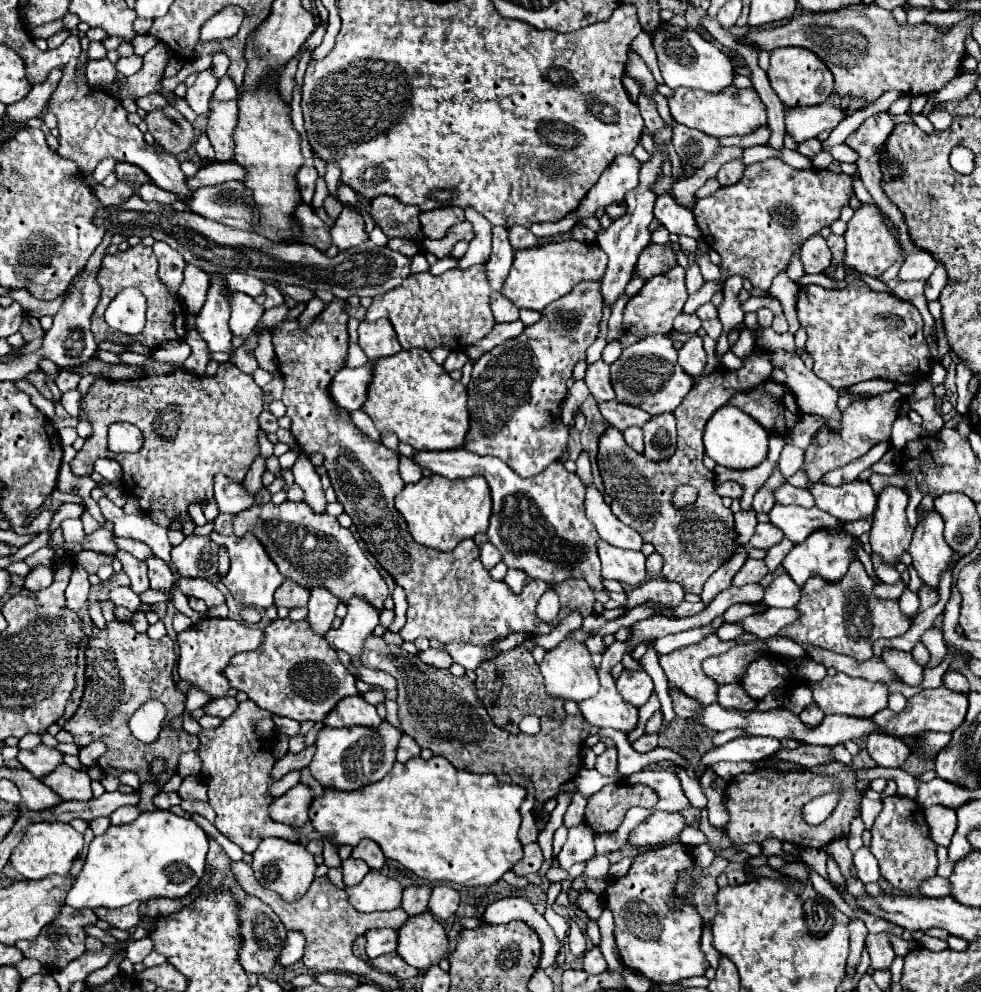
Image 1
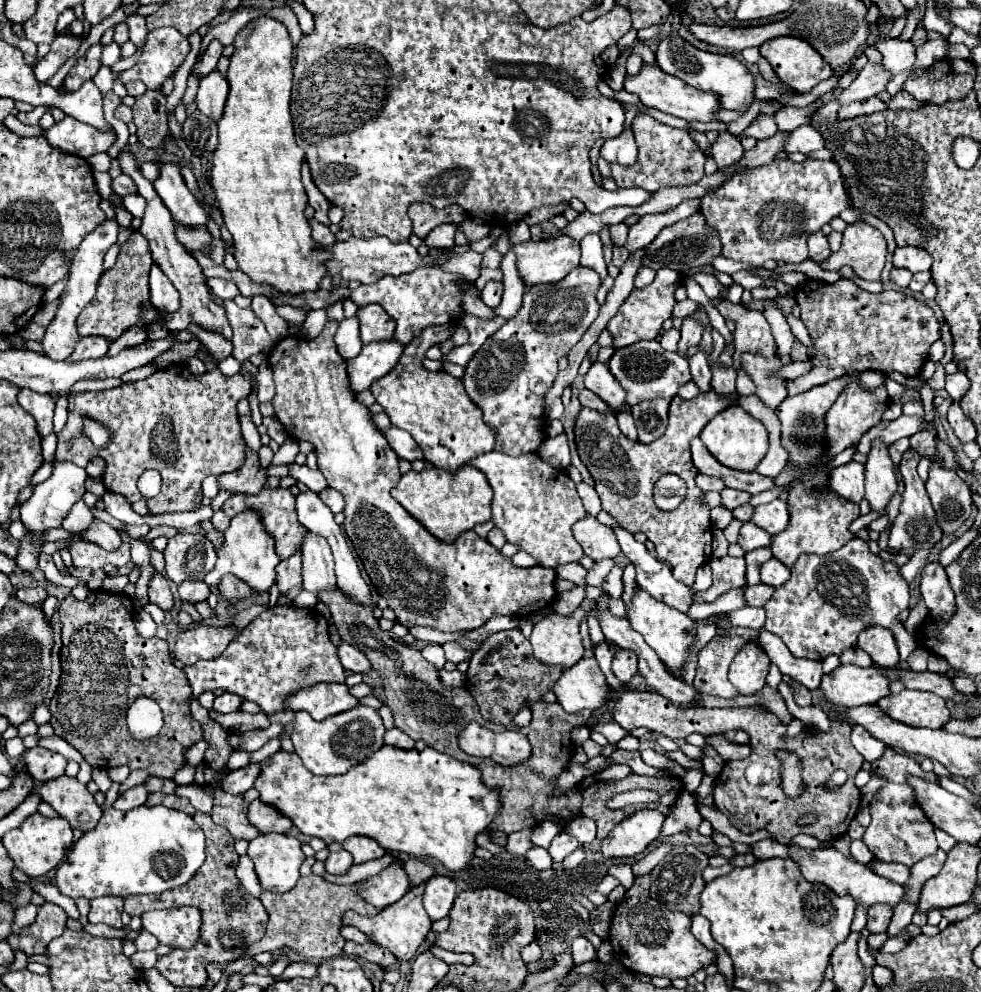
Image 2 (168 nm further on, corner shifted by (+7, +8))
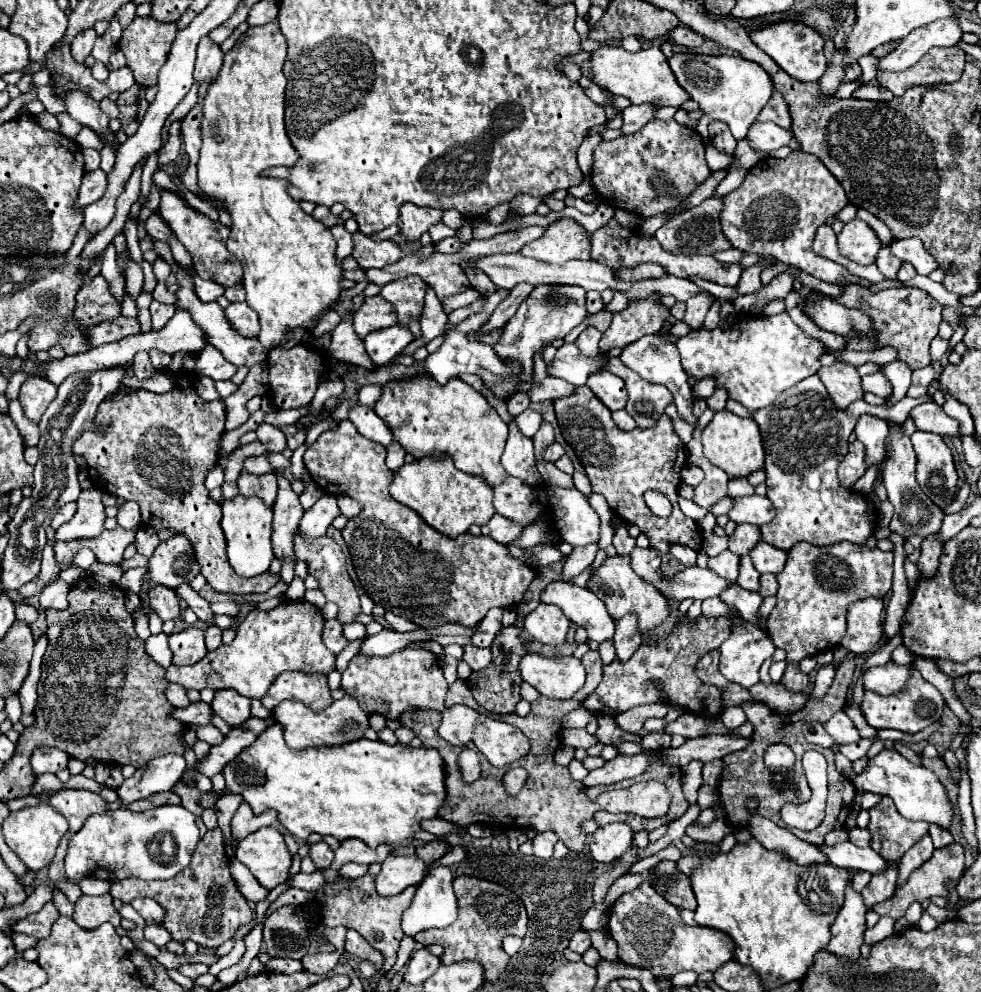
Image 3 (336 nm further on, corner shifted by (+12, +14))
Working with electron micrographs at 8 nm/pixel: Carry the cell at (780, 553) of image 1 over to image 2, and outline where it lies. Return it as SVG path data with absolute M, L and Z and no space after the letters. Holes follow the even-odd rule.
M769 546L757 548L757 550L745 554L745 560L747 560L747 586L761 582L759 580L759 568L765 560L771 560L771 558L773 558L773 552L771 552Z

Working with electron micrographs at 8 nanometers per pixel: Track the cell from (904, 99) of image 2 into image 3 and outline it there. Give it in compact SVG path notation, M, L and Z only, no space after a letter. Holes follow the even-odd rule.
M866 84L866 86L858 88L852 96L854 96L854 98L864 98L864 100L892 100L892 98L894 98L894 94L892 94L890 90L884 90L884 88L878 86L878 84L874 84L874 86Z

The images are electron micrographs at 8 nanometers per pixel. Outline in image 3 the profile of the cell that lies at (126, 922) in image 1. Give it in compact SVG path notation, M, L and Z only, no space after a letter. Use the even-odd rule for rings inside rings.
M110 894L102 896L80 896L76 902L74 922L84 930L94 930L104 922L110 922L115 928L120 926L121 916L112 904Z

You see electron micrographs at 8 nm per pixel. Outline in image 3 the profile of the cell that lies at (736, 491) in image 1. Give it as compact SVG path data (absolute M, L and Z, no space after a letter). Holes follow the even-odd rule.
M686 464L682 470L682 482L688 486L698 486L704 480L704 472L702 468L694 466L694 464Z

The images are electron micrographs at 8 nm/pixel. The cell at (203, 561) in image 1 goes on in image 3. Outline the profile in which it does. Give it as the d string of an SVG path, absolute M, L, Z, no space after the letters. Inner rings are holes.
M174 534L166 542L162 542L148 564L148 588L150 586L166 586L176 588L184 582L190 582L200 572L200 566L192 554L192 544L186 536Z

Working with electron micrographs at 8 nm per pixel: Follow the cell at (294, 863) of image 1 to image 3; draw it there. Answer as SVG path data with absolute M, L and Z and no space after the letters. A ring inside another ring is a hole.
M262 828L246 836L236 848L236 858L266 890L272 890L288 880L292 856L286 850L282 834L274 828Z

